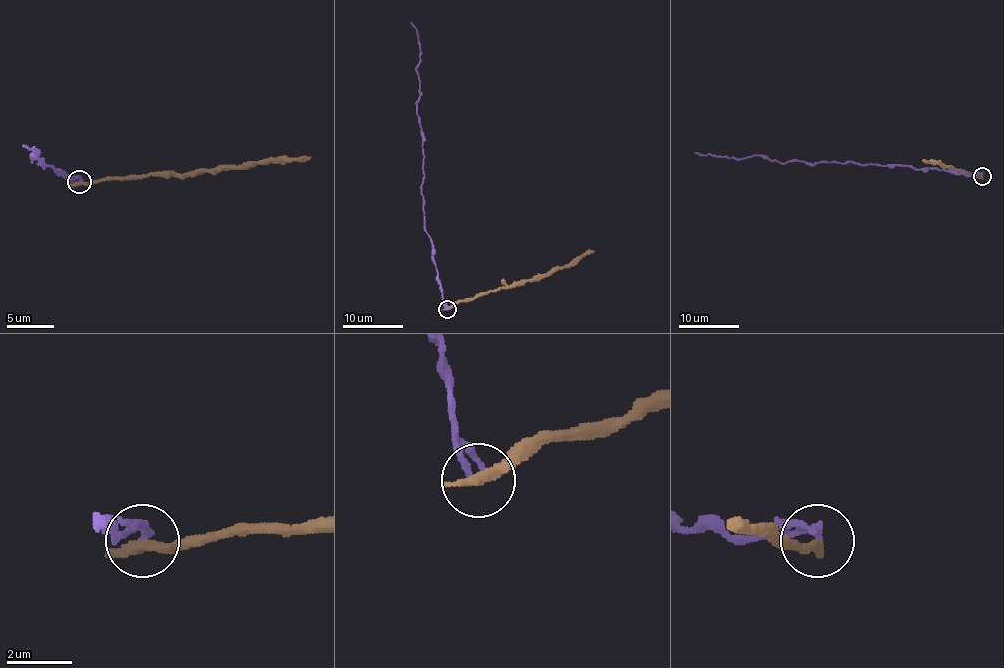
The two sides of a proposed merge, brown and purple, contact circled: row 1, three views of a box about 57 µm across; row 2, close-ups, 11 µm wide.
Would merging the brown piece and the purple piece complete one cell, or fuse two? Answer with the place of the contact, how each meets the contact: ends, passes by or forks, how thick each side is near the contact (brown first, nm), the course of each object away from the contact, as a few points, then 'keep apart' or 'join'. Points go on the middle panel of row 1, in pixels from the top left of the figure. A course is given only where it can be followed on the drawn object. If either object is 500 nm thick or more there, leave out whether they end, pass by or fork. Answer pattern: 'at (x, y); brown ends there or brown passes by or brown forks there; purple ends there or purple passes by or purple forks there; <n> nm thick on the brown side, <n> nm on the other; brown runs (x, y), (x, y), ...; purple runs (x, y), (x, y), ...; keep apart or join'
at (447, 309); brown ends there; purple ends there; 360 nm thick on the brown side, 240 nm on the other; brown runs (446, 308), (489, 292), (540, 280), (574, 265), (594, 251); purple runs (446, 308), (431, 241), (425, 230), (421, 193), (424, 149), (416, 107), (419, 41), (412, 21); keep apart

